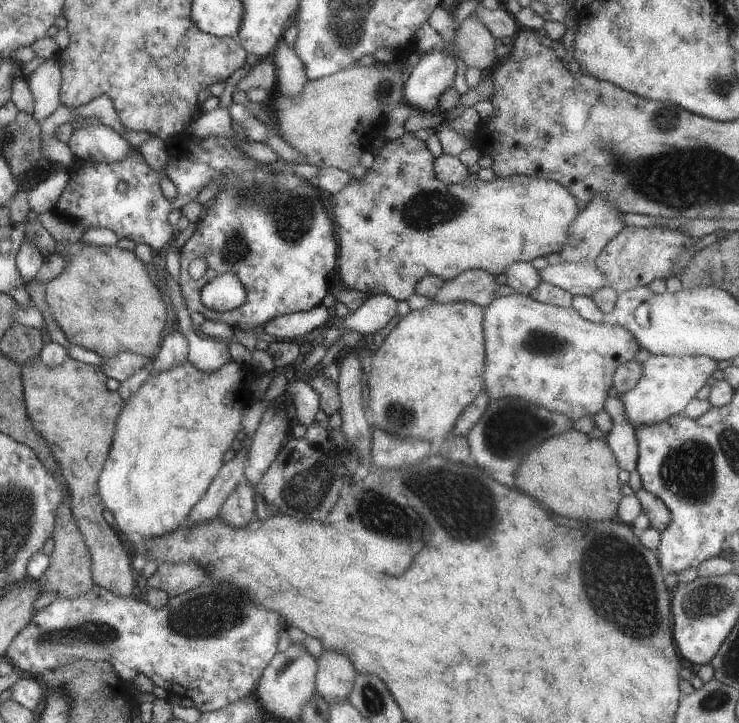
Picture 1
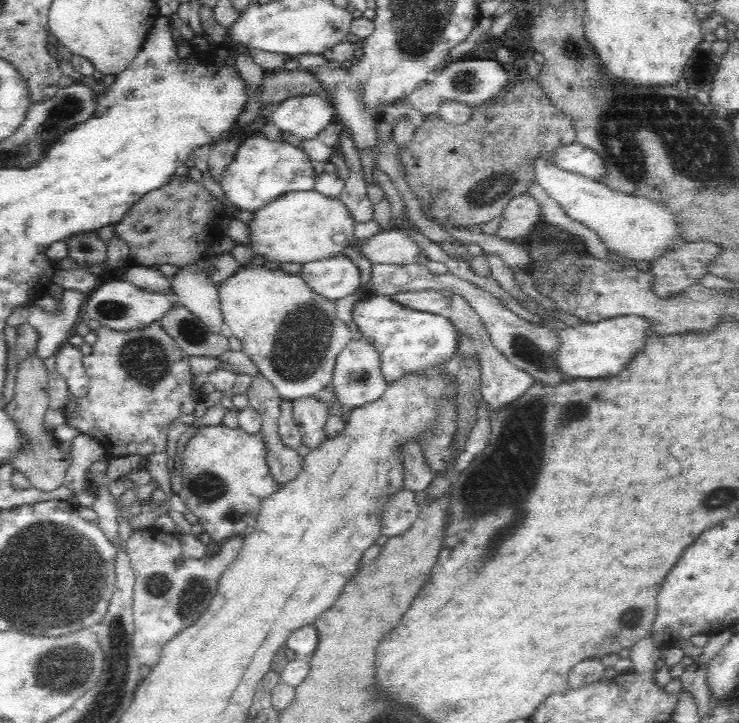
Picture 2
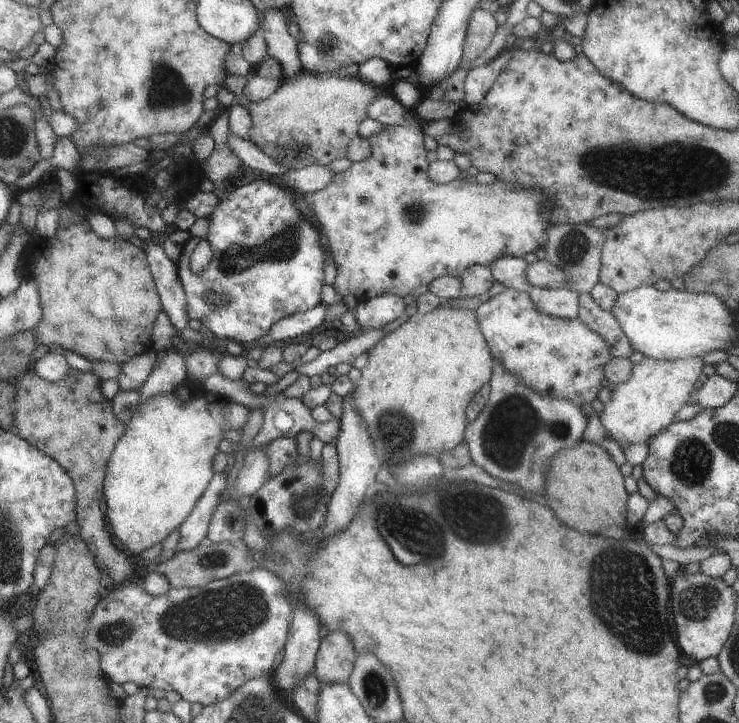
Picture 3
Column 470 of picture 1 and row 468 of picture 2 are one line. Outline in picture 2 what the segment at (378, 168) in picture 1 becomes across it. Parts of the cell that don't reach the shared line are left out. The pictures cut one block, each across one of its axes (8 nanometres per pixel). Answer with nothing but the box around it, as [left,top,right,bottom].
[179,425,280,544]

